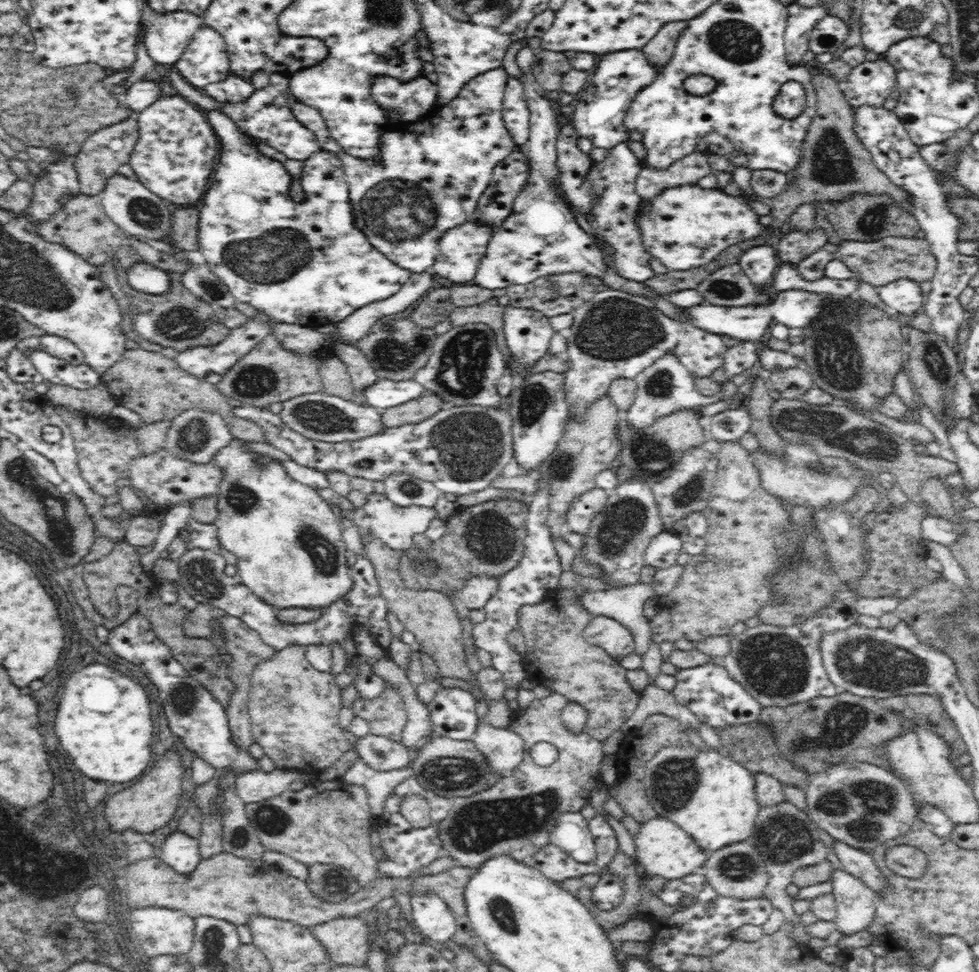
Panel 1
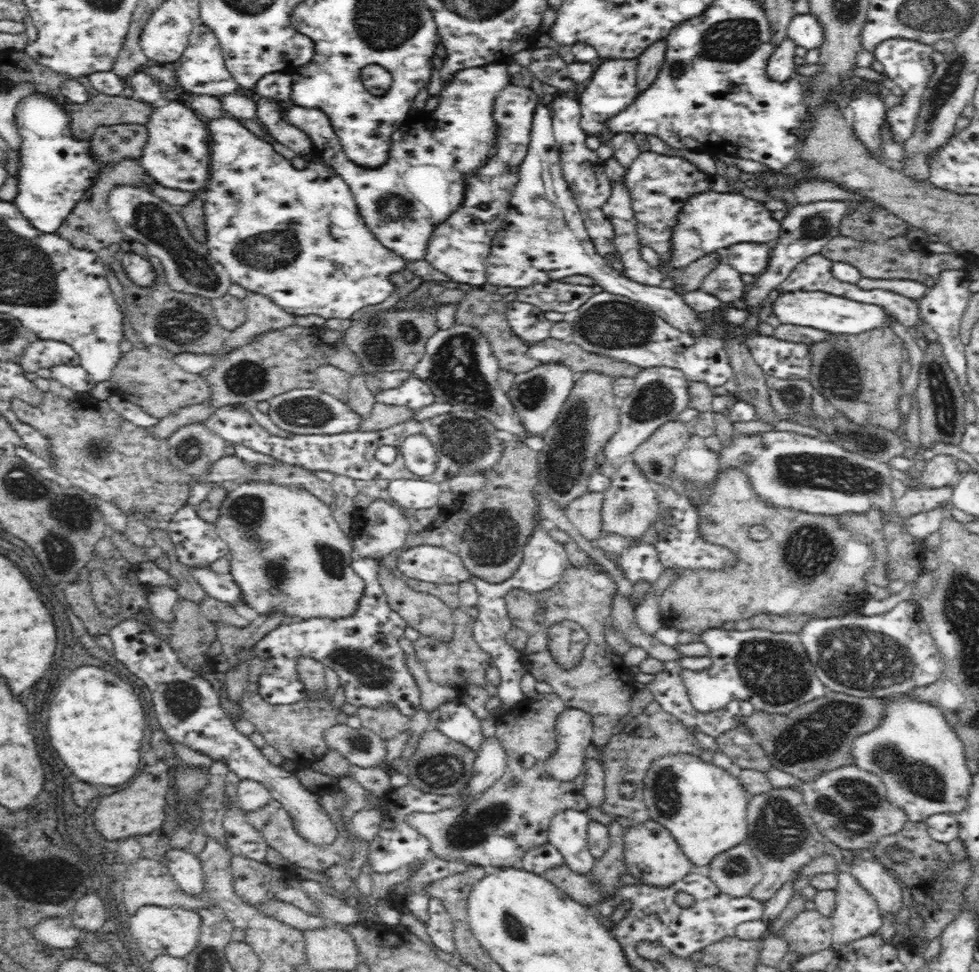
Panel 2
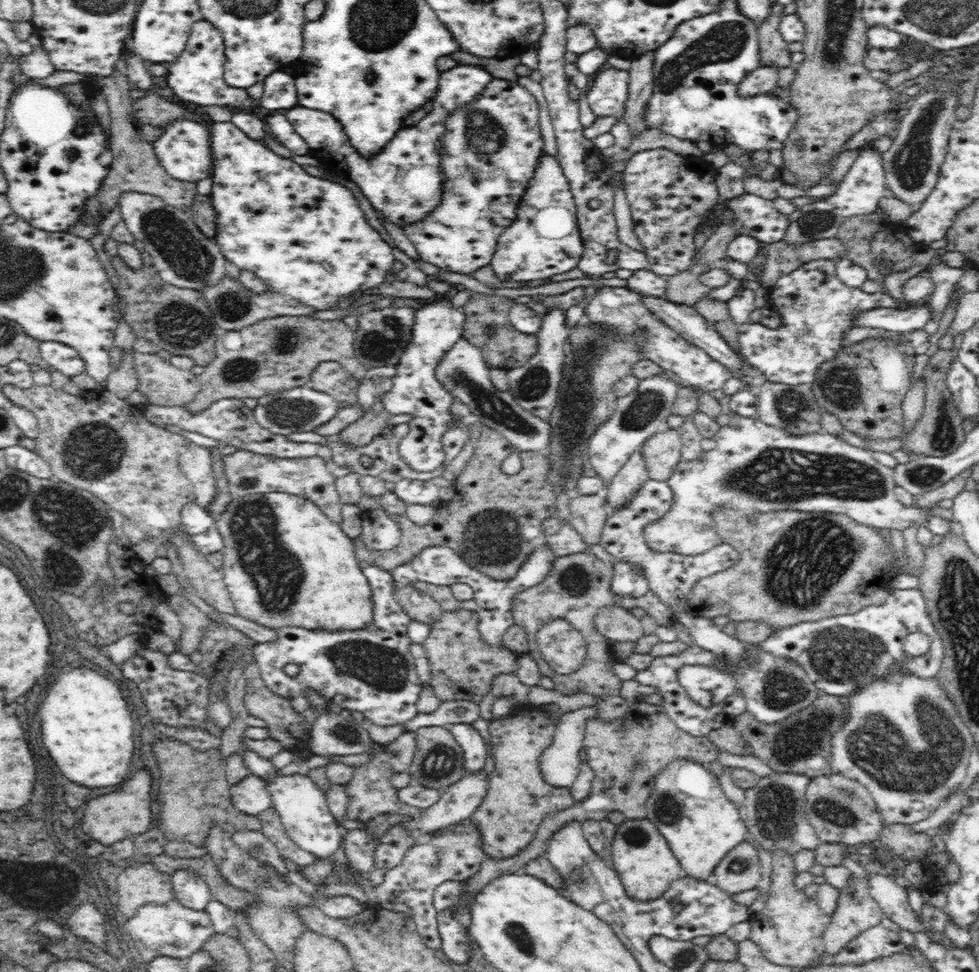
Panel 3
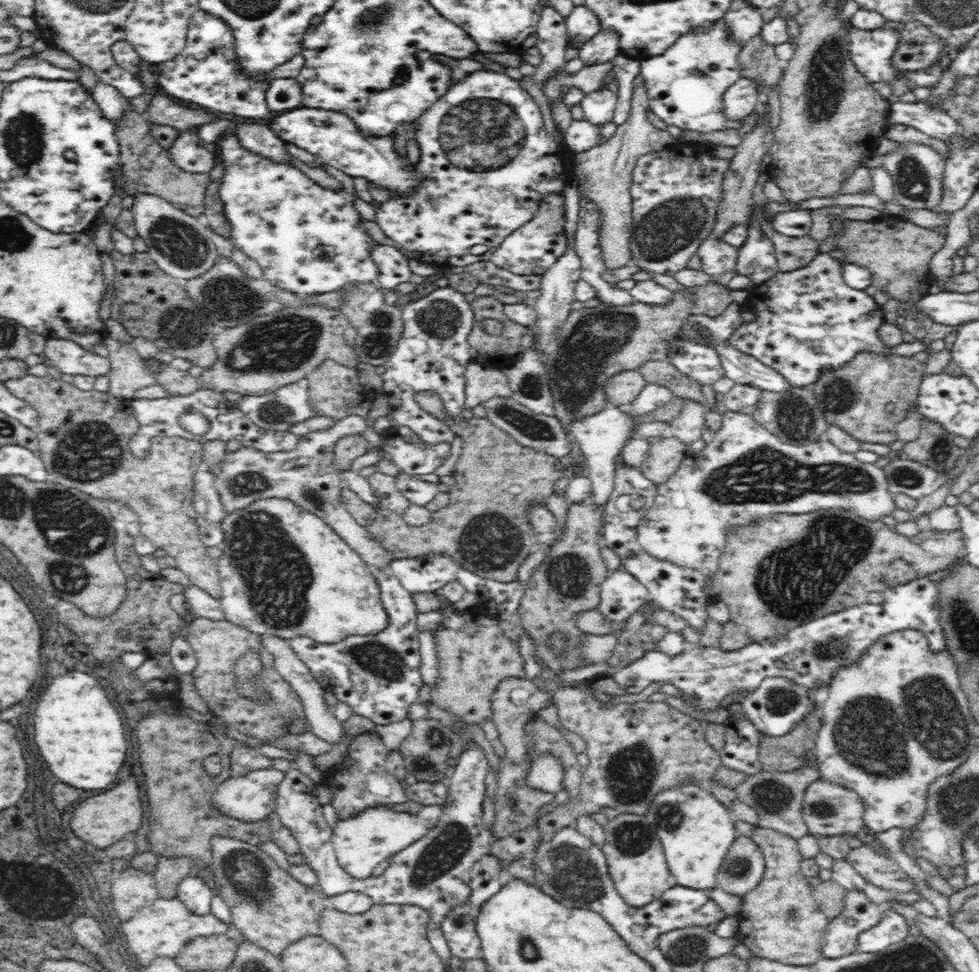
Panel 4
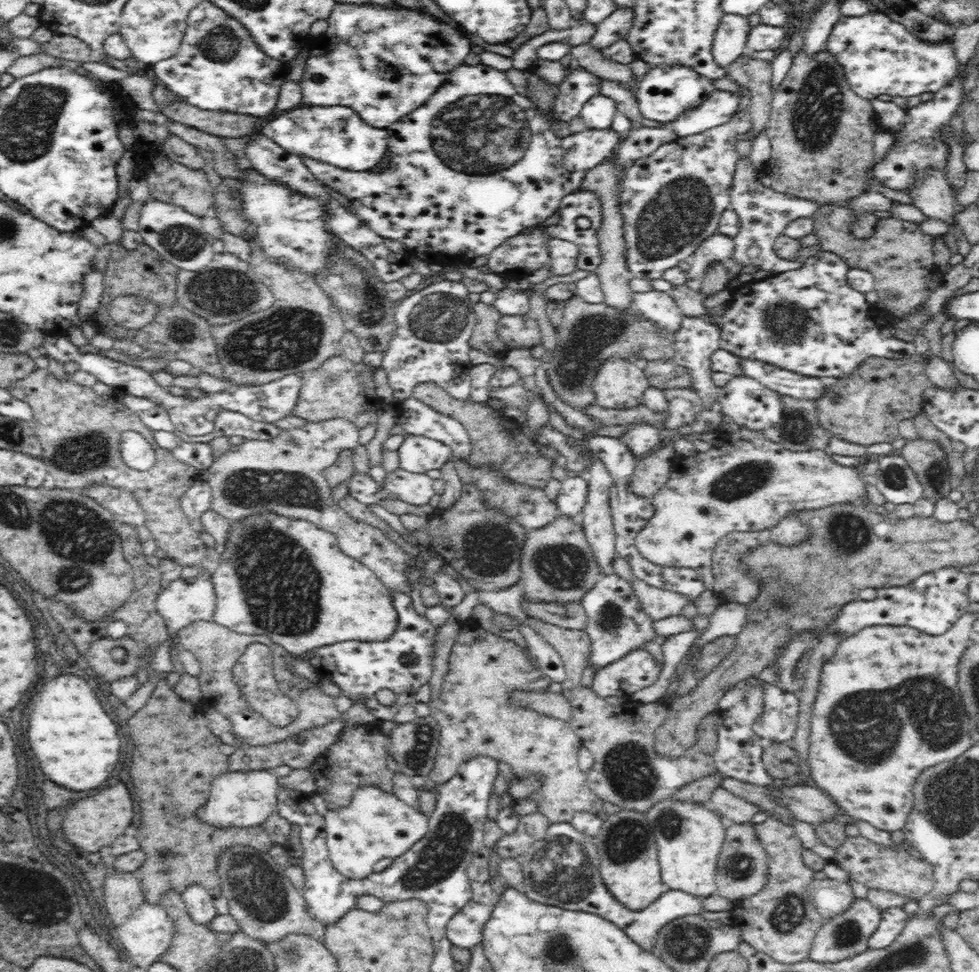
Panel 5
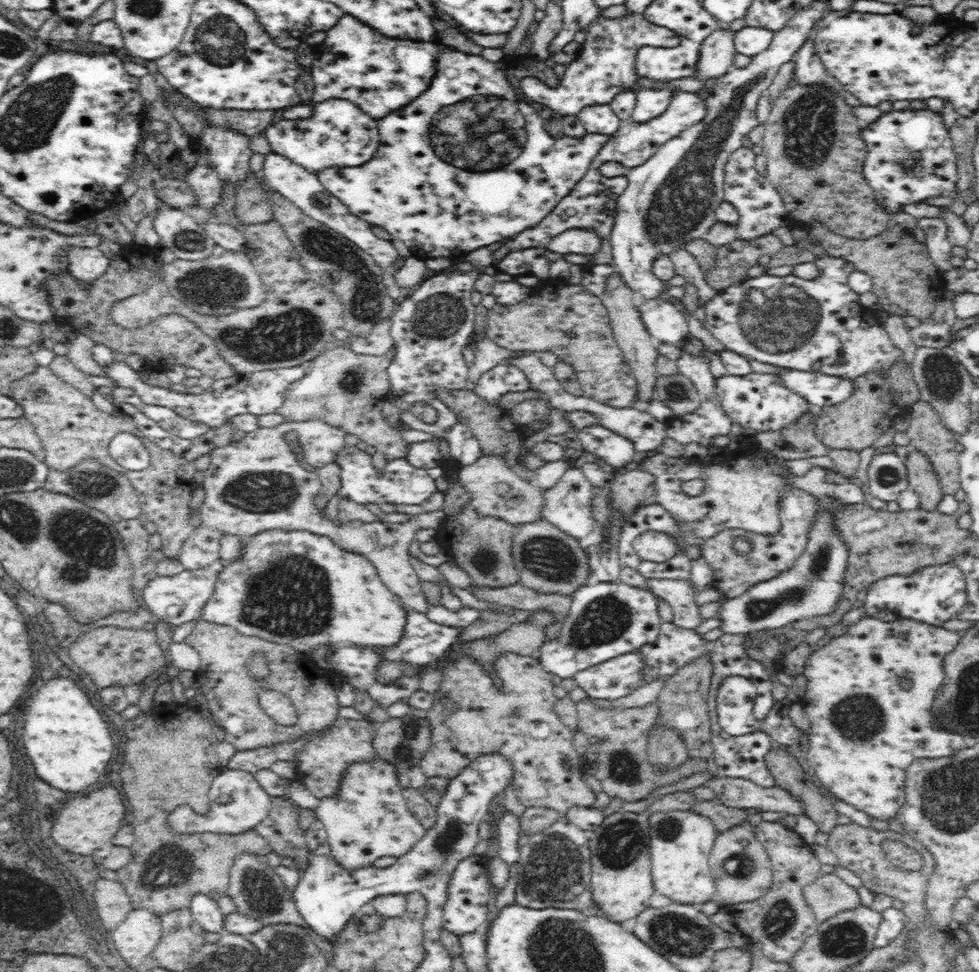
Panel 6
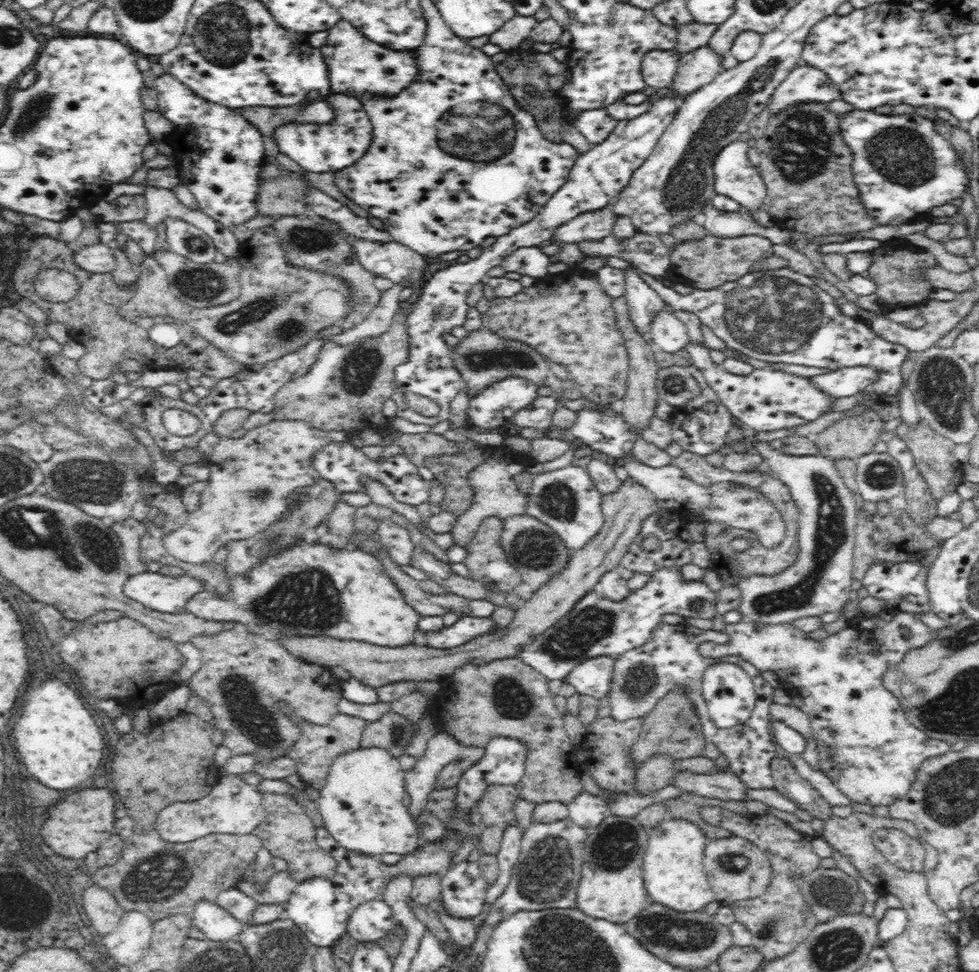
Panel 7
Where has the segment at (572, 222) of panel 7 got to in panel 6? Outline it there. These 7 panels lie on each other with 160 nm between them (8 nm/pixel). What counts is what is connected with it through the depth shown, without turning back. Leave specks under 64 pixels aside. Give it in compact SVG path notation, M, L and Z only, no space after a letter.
M569 227L564 232L553 236L546 248L558 254L594 255L602 244L602 237L592 229Z

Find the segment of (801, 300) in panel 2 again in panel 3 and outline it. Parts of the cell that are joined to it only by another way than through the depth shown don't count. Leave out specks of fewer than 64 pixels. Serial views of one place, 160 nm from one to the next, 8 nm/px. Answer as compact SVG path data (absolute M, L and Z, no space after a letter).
M925 305L909 306L906 310L892 307L872 308L856 316L856 326L890 331L905 337L913 330L924 329L928 320L932 320L932 309Z

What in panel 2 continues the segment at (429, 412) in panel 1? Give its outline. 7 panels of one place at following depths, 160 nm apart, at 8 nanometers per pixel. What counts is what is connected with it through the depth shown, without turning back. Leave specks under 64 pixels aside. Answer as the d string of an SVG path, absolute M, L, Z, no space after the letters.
M374 403L374 408L368 417L364 417L362 424L358 426L360 432L374 432L408 422L415 417L417 410L404 406Z

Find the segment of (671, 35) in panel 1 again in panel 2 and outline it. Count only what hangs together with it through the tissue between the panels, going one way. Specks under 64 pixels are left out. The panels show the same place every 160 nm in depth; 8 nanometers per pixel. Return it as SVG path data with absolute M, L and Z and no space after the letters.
M658 40L637 56L637 91L644 92L656 80L665 61L666 41Z

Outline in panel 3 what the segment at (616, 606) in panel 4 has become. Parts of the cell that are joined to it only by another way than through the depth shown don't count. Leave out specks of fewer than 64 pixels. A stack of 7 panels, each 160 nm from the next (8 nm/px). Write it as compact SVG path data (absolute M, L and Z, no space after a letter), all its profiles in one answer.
M621 560L614 563L612 567L611 591L616 596L615 604L619 605L617 596L640 598L648 592L648 581L640 570L635 570L631 564Z

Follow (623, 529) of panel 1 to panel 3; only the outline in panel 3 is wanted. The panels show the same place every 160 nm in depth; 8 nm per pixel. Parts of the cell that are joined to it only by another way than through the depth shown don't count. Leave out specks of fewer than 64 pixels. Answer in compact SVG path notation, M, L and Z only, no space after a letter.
M640 450L634 451L624 466L613 476L602 493L608 503L613 506L613 512L628 504L640 486L644 486L650 480L644 457Z

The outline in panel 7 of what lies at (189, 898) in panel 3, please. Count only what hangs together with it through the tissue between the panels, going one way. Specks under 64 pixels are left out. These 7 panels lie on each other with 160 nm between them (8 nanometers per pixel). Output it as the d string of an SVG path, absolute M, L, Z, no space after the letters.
M199 901L193 910L193 926L202 930L206 939L214 942L237 938L246 925L212 901Z

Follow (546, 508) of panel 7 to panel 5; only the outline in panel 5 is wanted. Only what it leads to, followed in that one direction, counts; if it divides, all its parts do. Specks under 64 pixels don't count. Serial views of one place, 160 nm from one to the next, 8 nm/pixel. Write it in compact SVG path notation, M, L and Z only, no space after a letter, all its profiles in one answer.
M585 474L567 476L561 482L560 494L555 502L559 515L579 520L581 510L586 504L588 492L589 487Z

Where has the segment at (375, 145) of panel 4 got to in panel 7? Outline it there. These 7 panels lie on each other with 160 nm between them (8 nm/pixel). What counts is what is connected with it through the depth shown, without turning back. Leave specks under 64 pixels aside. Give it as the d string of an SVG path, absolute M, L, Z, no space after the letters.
M330 93L327 98L336 113L328 124L292 123L284 124L274 130L272 137L280 153L289 156L296 164L310 172L336 172L360 162L368 152L373 140L373 126L363 104L356 96L344 93Z

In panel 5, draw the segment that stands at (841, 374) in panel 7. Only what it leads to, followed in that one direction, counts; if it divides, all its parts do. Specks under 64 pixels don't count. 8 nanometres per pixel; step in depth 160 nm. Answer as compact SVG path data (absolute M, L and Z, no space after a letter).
M741 358L741 368L741 376L754 378L765 388L781 396L790 396L798 400L816 401L827 392L829 385L825 378L797 375L796 372L773 367L772 364L755 359Z

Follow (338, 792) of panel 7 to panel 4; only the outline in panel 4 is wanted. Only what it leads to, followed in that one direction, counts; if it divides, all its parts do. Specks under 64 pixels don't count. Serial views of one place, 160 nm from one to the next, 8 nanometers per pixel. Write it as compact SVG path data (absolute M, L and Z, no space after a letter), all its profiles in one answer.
M443 804L423 806L416 814L395 812L387 805L365 808L348 820L338 820L333 830L332 843L340 867L354 878L368 878L373 870L384 860L398 854L421 840L431 828L438 824L442 814Z

